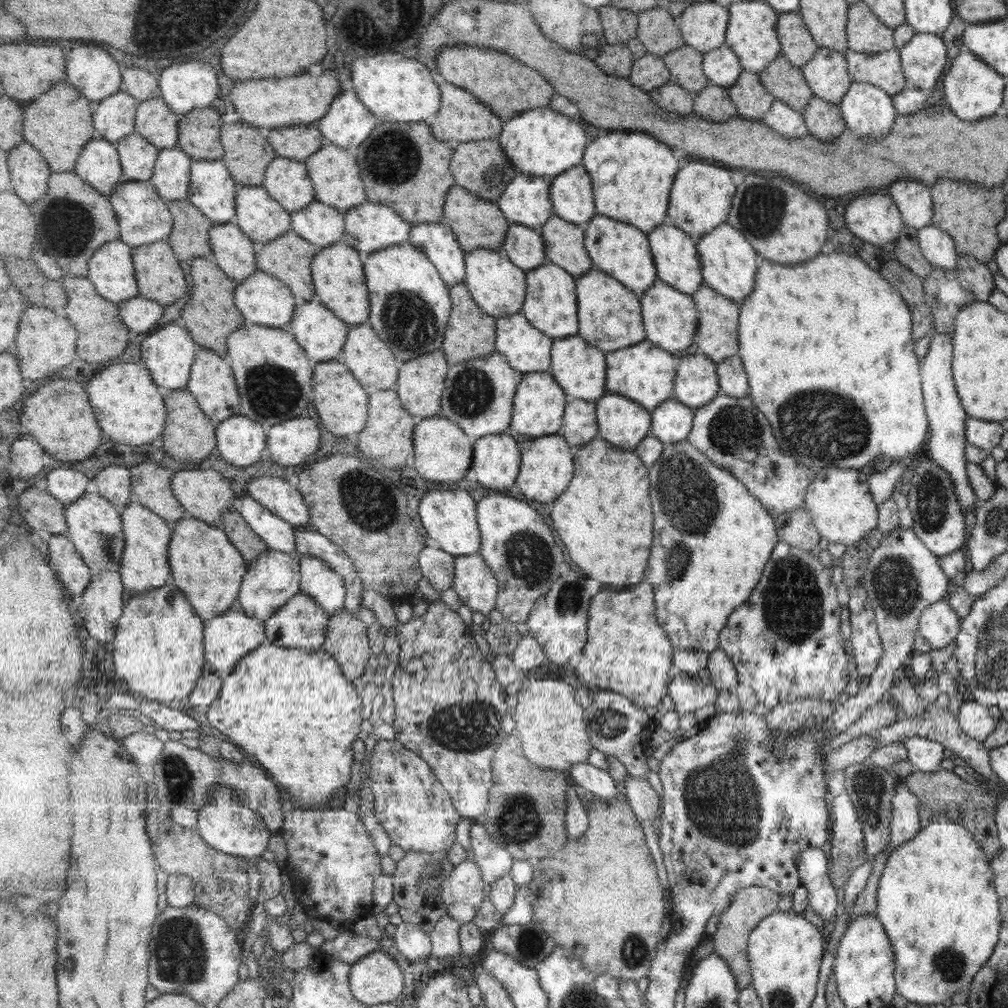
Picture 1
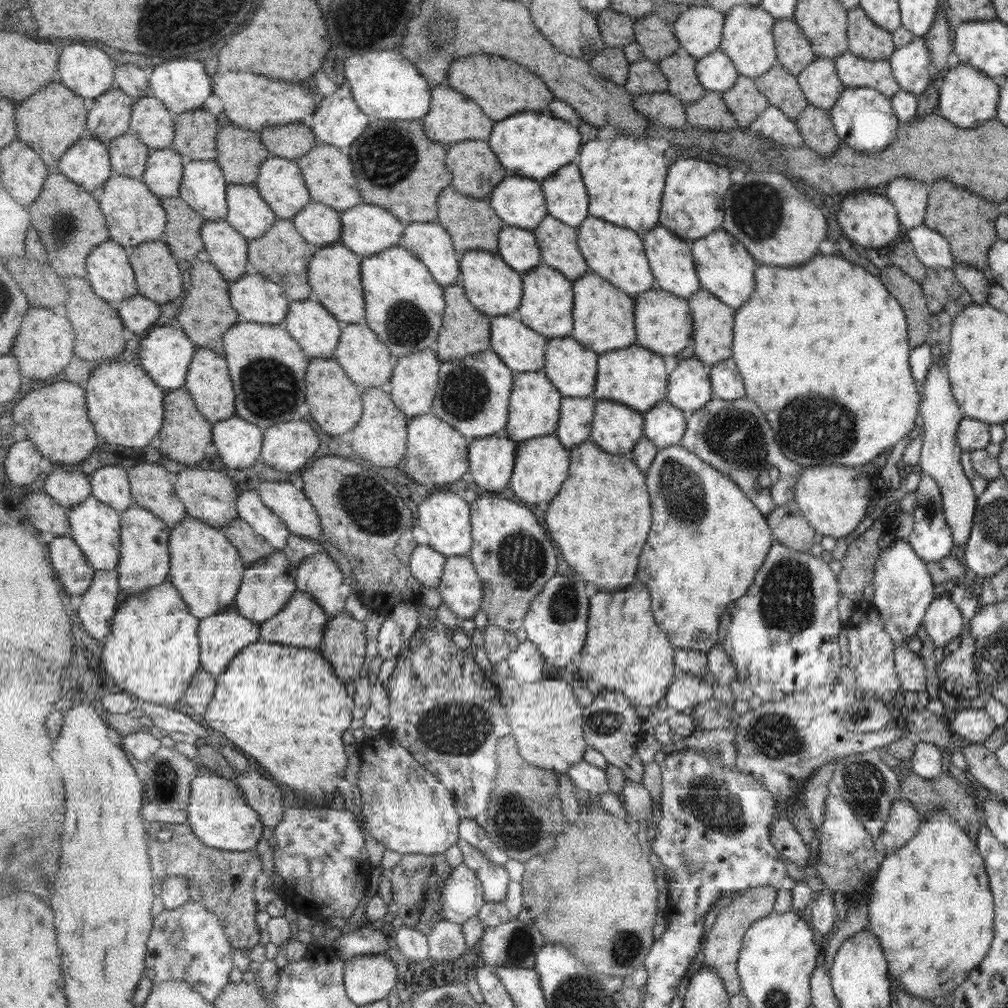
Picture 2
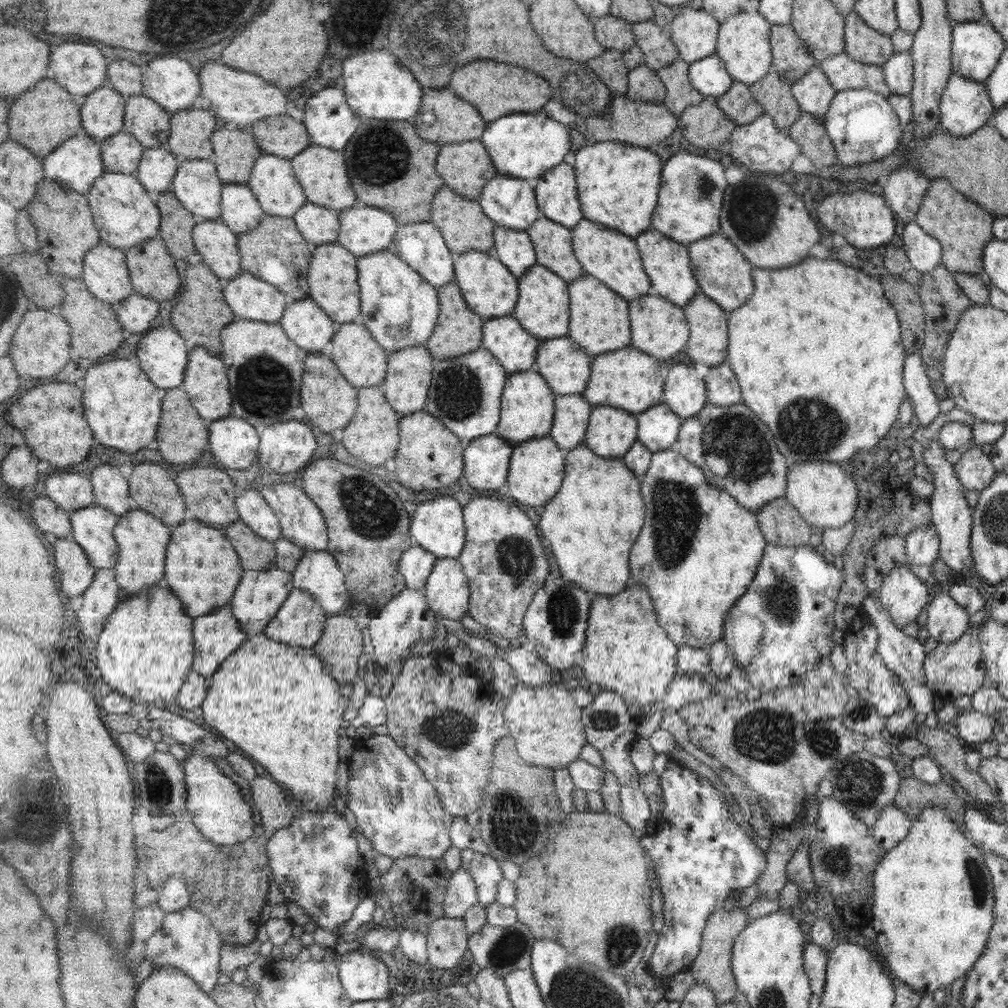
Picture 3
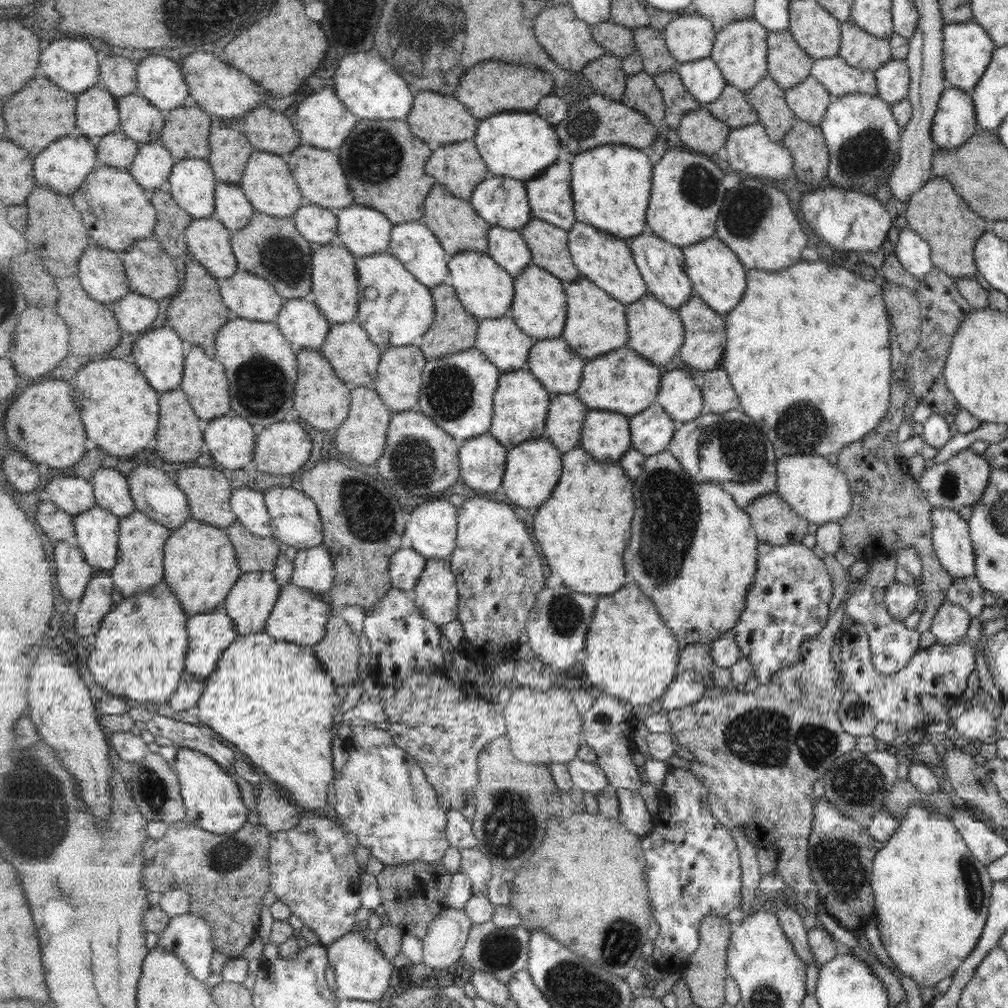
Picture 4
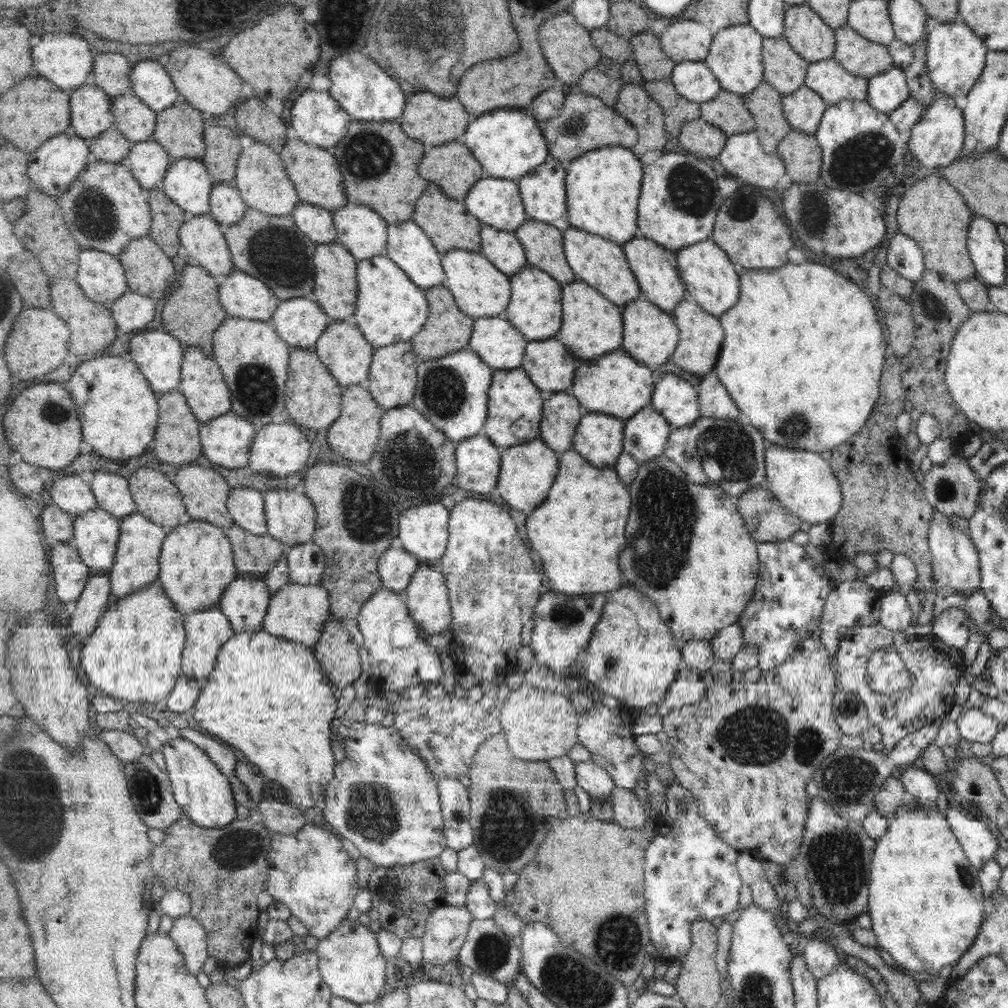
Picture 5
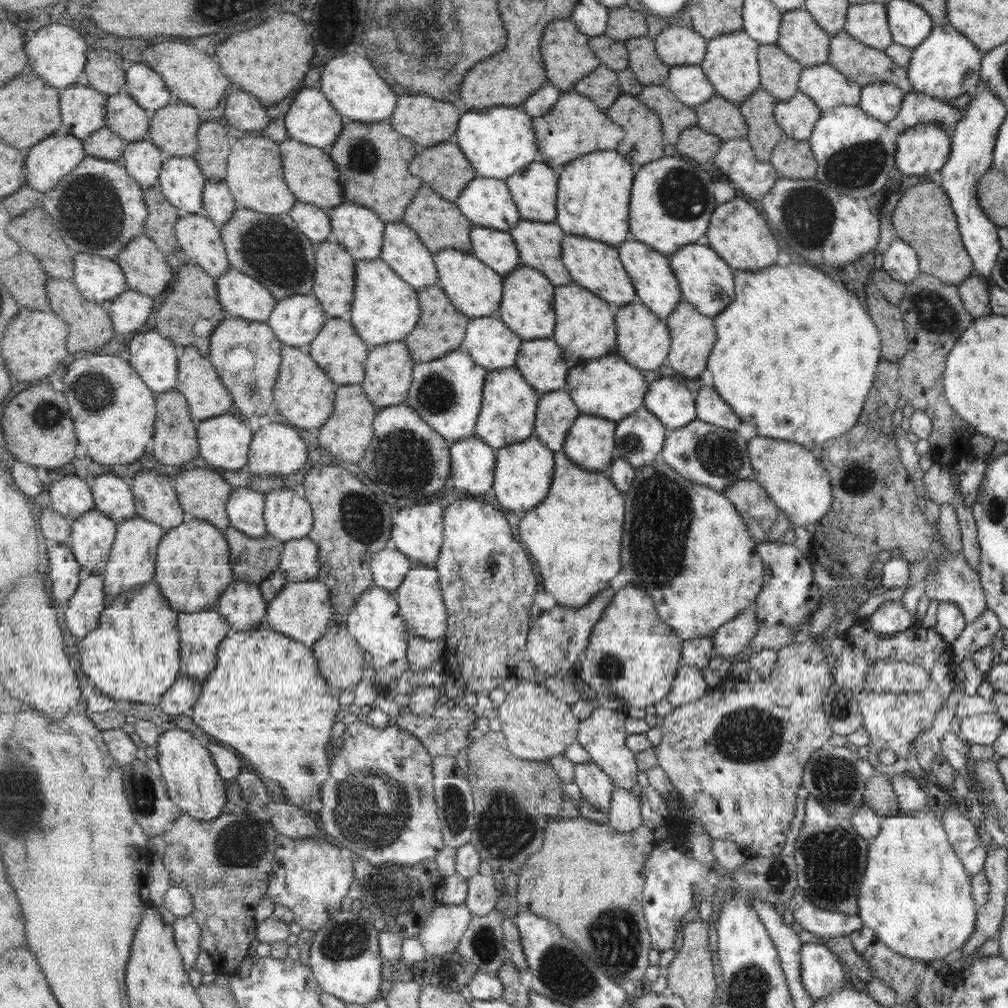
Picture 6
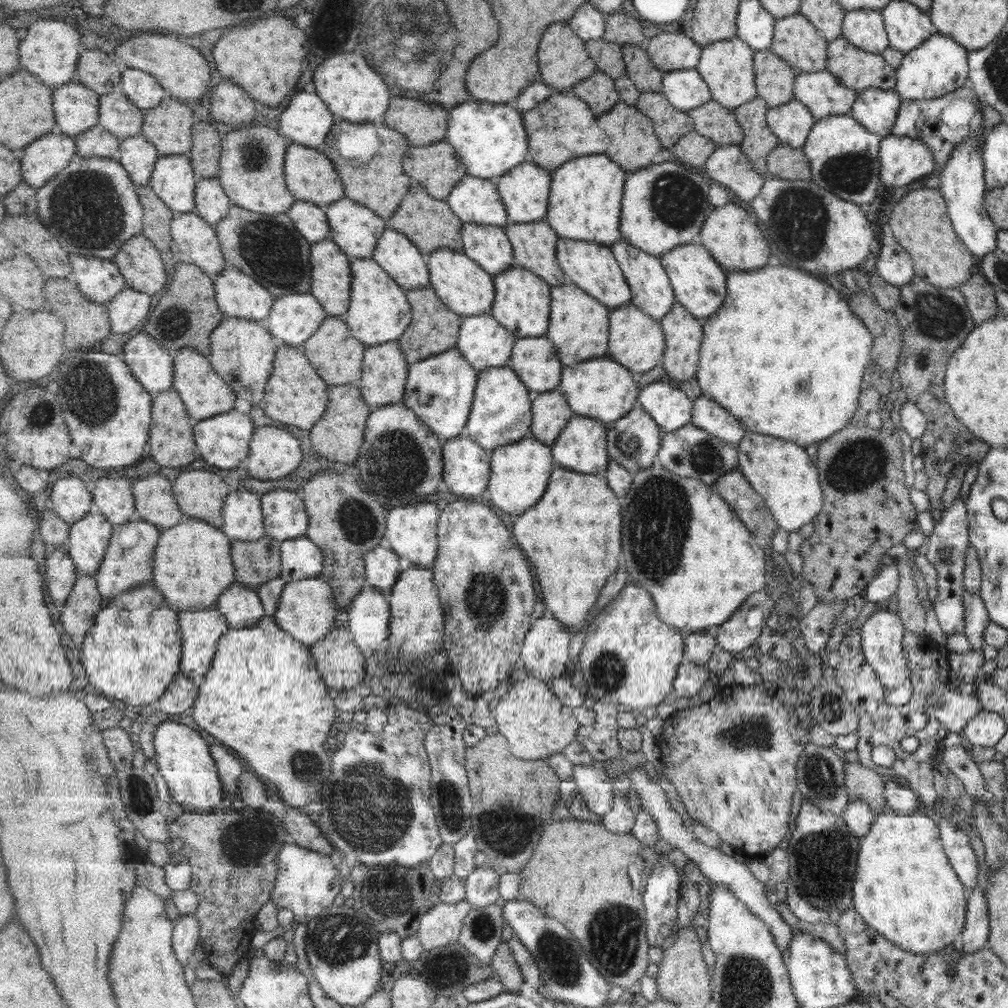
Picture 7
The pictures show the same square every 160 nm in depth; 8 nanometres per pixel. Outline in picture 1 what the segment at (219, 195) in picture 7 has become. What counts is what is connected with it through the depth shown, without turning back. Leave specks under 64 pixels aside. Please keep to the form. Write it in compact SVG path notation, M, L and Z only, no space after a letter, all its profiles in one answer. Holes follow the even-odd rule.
M242 185L236 192L237 226L256 242L266 243L292 229L292 213L263 186Z

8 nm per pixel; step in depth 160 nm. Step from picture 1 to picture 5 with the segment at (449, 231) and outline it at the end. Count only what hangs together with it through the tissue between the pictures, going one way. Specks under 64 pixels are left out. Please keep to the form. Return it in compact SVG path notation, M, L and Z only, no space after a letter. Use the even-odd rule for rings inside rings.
M414 221L399 222L388 226L388 257L392 258L421 288L443 285L447 274L442 265L442 253L433 244L432 238Z

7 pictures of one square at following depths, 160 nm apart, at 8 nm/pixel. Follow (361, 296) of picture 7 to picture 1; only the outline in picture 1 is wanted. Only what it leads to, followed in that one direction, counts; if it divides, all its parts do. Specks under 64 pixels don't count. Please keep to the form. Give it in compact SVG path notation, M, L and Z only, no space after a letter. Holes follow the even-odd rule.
M406 242L365 256L364 269L370 292L369 324L375 328L377 334L381 334L381 338L385 338L385 342L392 347L400 363L442 350L453 303L448 283L444 281L439 269L429 260L428 255L410 242Z

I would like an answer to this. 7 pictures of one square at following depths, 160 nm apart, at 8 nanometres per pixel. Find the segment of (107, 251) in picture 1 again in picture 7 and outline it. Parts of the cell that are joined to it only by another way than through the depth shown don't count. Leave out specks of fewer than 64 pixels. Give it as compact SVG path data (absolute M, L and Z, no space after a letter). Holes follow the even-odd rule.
M71 254L75 278L85 294L99 304L110 303L122 290L129 288L124 274L113 260Z

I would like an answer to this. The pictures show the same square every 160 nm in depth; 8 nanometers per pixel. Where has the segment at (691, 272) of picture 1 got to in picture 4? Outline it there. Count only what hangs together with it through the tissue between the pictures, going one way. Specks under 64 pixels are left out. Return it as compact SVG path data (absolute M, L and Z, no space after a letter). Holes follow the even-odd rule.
M643 232L632 237L629 241L631 250L636 258L637 266L647 282L648 292L655 295L661 302L678 311L695 294L692 279L688 275L684 264L683 248L667 243L651 232Z

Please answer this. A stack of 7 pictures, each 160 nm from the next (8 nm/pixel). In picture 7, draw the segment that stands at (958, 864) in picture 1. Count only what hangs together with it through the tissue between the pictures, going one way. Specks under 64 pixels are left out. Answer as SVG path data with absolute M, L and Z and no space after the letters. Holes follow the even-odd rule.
M884 811L873 817L873 824L869 826L869 832L859 840L859 854L857 854L857 864L855 867L852 892L852 909L861 918L864 924L867 924L872 930L875 930L882 938L892 942L895 946L911 954L931 954L948 950L955 936L961 933L965 920L966 902L963 898L965 887L961 885L957 875L953 872L952 866L948 863L947 857L943 854L943 847L940 838L937 836L937 824L925 816L916 816L914 814L900 815L893 814L890 811Z

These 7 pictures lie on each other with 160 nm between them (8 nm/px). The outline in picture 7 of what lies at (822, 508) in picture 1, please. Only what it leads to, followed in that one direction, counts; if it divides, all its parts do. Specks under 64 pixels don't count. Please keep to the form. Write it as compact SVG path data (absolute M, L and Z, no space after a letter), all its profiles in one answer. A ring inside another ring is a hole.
M750 431L738 448L738 465L743 470L742 474L768 503L769 510L783 530L797 531L819 512L823 495L817 481L817 470L803 448L781 438Z

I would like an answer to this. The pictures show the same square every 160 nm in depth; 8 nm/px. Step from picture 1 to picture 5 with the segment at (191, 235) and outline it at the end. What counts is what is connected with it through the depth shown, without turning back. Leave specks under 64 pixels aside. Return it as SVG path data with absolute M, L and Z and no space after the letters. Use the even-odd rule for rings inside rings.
M162 189L146 190L152 207L152 229L148 234L170 256L181 254L180 226L192 215Z

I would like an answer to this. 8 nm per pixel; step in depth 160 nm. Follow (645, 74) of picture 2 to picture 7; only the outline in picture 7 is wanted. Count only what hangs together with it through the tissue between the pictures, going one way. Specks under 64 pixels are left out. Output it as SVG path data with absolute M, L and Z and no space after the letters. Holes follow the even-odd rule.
M620 101L608 113L600 115L598 122L615 142L615 144L611 144L605 154L609 155L609 158L612 158L629 174L652 165L653 158L664 148L657 136L653 121L636 106Z

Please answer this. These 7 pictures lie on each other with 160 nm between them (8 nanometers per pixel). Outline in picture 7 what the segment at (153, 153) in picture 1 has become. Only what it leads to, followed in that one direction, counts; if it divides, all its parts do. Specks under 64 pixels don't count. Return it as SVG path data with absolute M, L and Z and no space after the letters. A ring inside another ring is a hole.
M101 124L76 135L75 139L79 155L107 159L117 159L119 157L121 139L111 134Z

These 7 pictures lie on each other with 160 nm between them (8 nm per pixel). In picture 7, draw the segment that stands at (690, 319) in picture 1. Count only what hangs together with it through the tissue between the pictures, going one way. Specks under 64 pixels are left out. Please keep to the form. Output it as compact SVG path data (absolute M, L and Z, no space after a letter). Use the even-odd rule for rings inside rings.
M633 304L611 310L610 345L607 356L627 366L633 373L649 372L664 360L666 336L660 321L651 318Z

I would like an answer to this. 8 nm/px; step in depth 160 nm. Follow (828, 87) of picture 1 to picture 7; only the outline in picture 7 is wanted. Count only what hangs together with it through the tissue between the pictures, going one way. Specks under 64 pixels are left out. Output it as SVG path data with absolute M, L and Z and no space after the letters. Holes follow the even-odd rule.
M793 98L787 104L770 108L768 123L777 135L779 144L799 148L807 140L815 119L807 106Z

